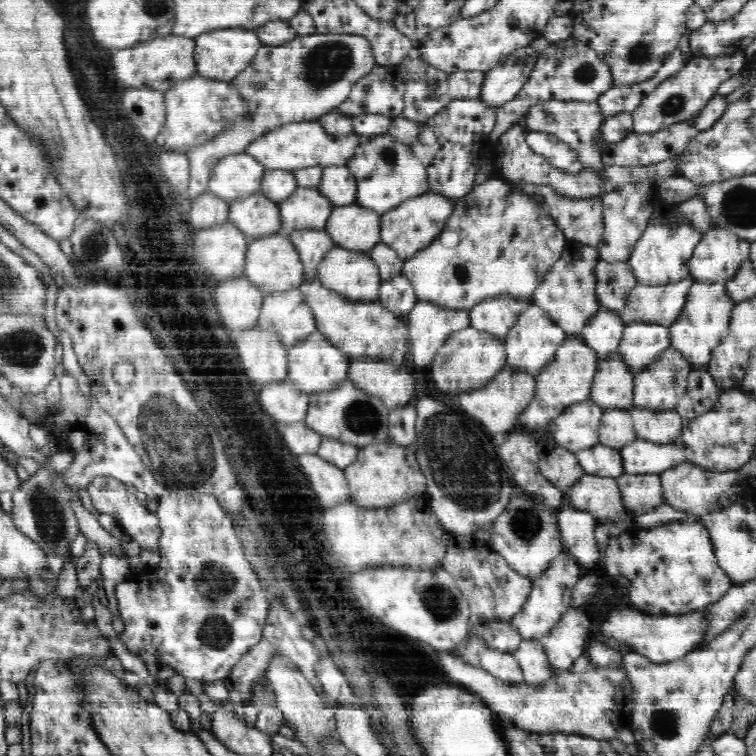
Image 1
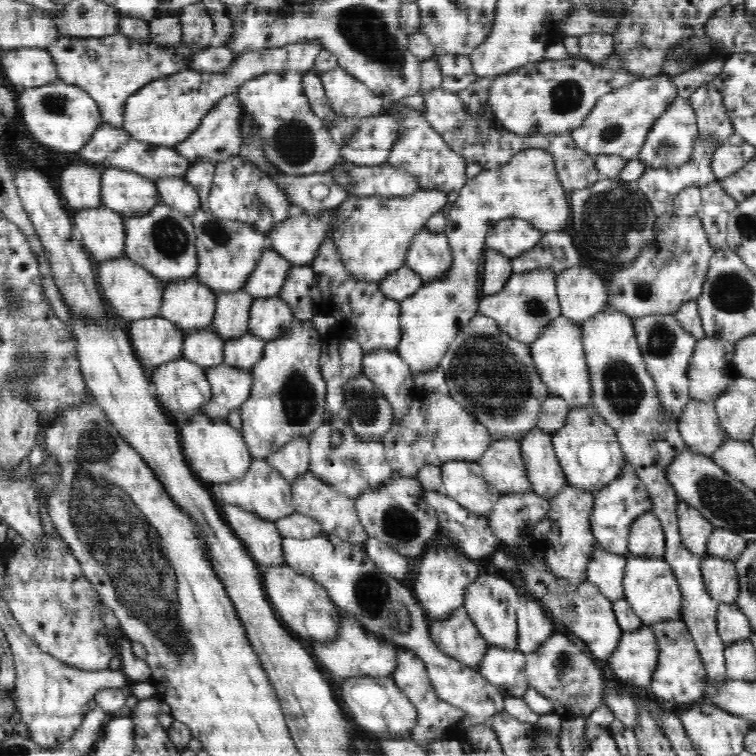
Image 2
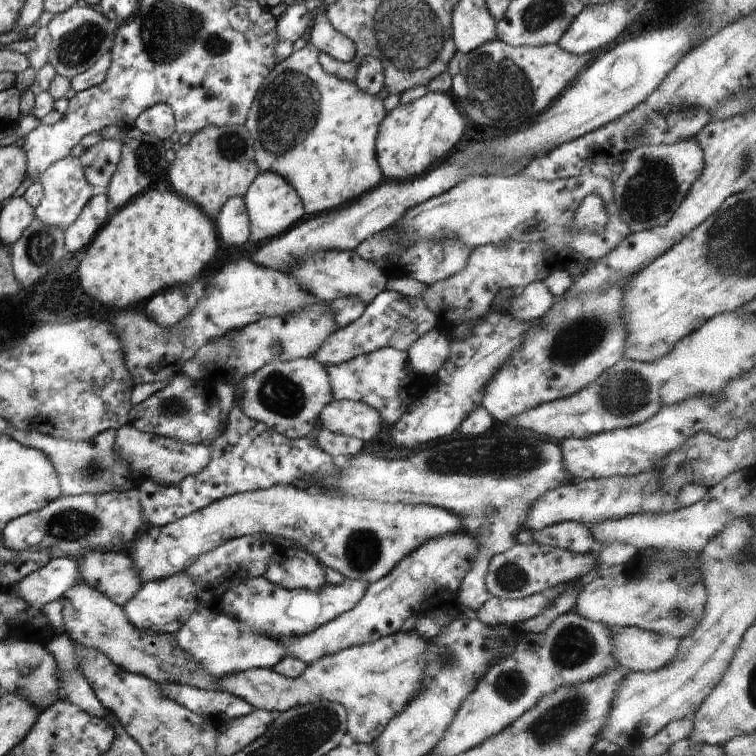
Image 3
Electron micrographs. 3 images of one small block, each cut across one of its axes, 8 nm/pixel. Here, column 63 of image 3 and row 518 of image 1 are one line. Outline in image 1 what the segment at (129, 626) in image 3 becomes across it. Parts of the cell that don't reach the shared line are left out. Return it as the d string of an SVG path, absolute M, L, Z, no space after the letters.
M588 473L583 475L567 492L566 499L572 507L590 512L596 524L604 521L615 523L630 516L625 511L616 479Z

